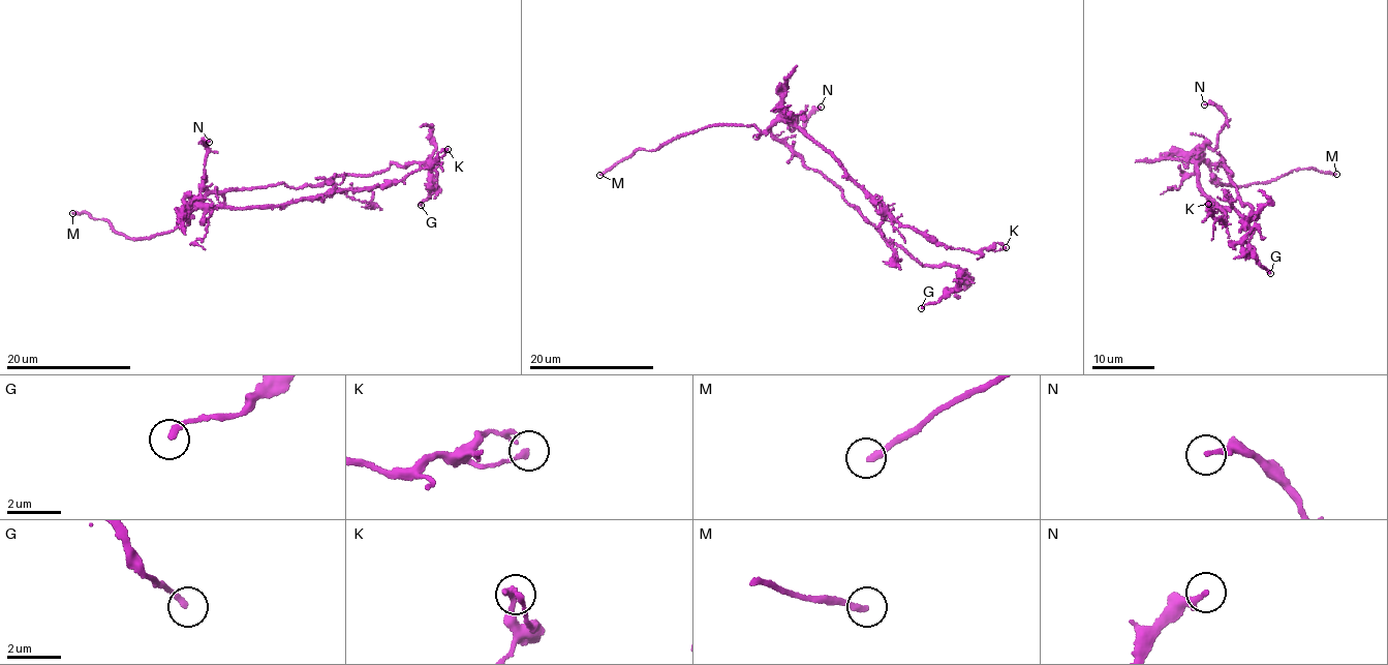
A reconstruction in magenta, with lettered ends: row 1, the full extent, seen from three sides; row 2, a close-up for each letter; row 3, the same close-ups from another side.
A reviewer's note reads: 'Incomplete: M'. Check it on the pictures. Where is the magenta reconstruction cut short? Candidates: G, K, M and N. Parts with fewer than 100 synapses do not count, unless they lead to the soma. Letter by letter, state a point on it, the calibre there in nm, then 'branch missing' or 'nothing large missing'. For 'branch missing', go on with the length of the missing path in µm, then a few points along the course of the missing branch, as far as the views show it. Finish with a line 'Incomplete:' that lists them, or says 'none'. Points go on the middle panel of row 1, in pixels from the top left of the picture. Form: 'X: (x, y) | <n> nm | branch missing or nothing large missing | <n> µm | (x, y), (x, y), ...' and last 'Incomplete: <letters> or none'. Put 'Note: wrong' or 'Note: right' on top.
Note: right
G: (921, 308) | 220 nm | nothing large missing
K: (1006, 247) | 160 nm | nothing large missing
M: (599, 175) | 200 nm | branch missing | 20 µm | (599, 175), (540, 220), (533, 237)
N: (821, 107) | 200 nm | nothing large missing
Incomplete: M

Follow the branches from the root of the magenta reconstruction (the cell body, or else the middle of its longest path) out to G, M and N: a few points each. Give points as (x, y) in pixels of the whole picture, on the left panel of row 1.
G: (207, 193), (284, 183), (303, 188), (414, 162), (430, 165), (432, 172), (434, 188), (421, 205)
M: (207, 193), (191, 204), (187, 219), (149, 237), (128, 238), (108, 221), (72, 213)
N: (207, 193), (191, 205), (199, 195), (199, 185), (205, 180), (208, 145), (204, 141), (209, 142)

